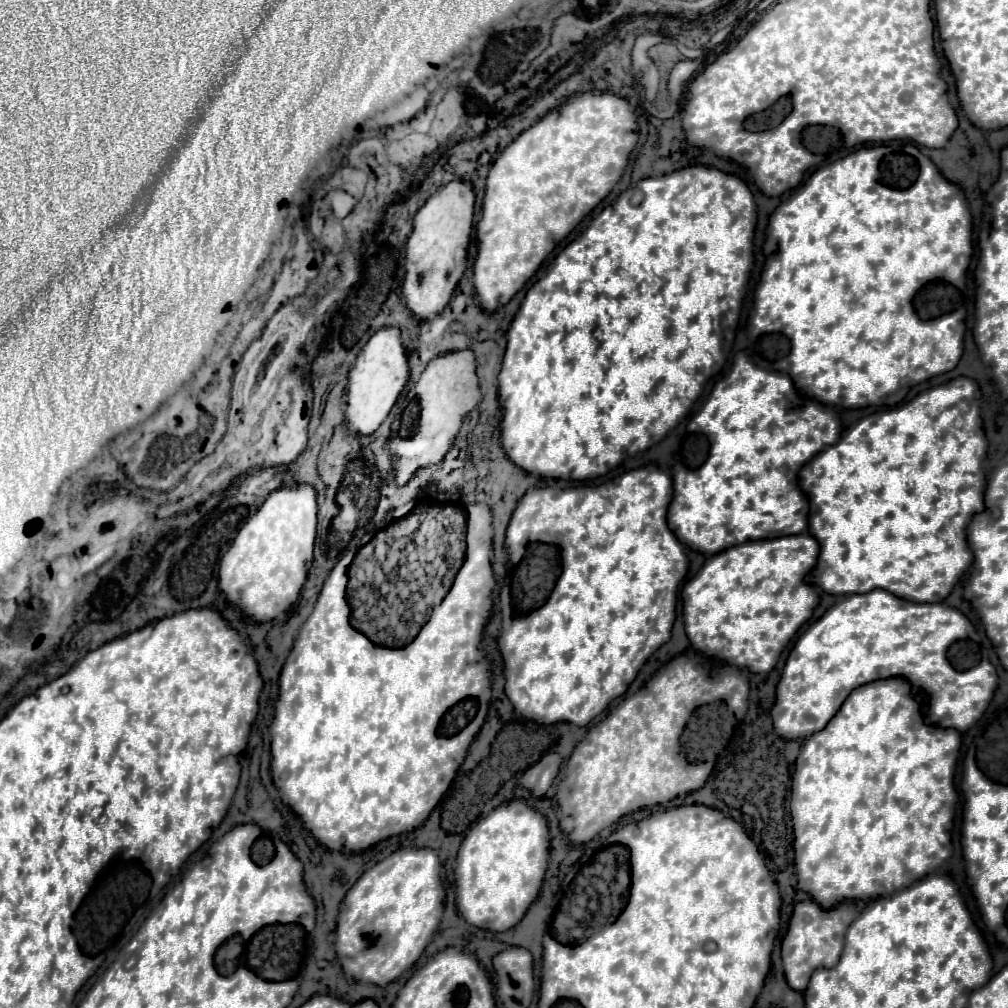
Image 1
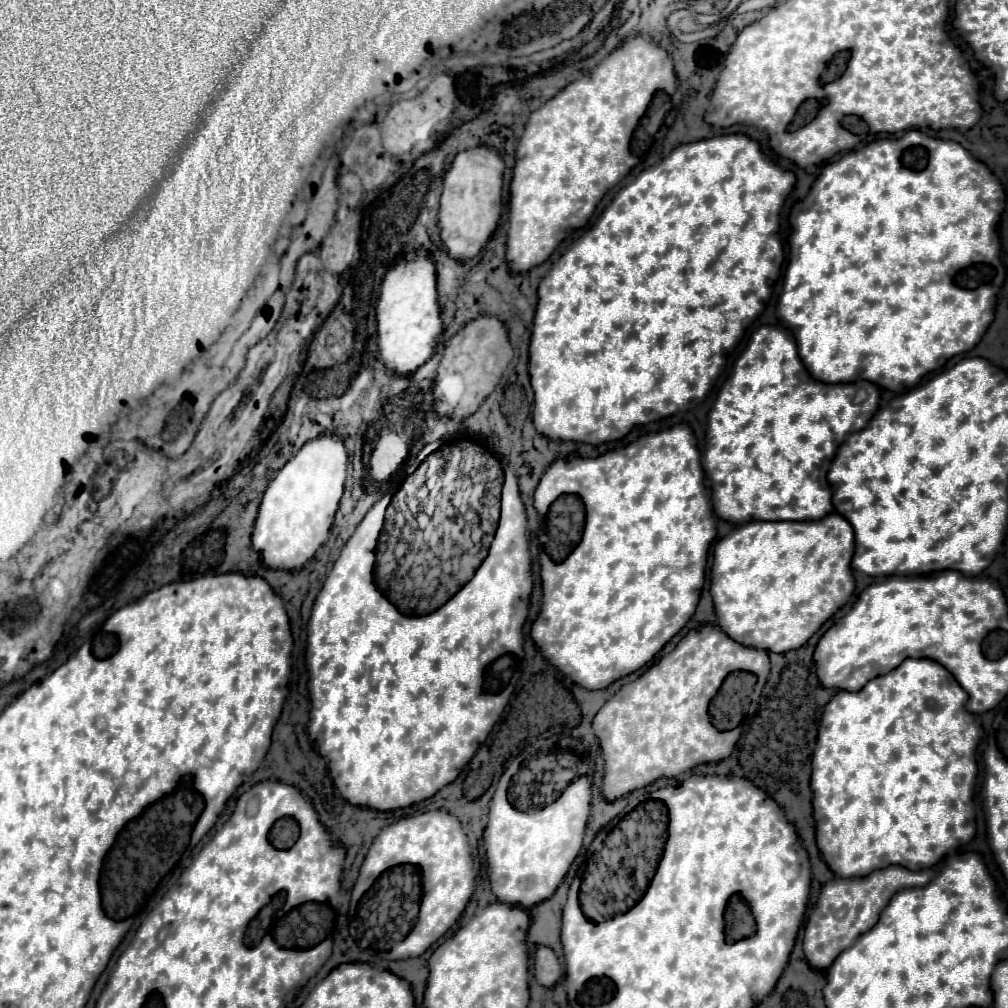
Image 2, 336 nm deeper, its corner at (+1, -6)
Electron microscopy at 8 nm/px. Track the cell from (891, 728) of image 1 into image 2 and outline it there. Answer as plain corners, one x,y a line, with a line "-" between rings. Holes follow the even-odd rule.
905,659
897,669
889,671
887,675
879,675
871,679
859,691
837,691
829,705
825,707
821,729
817,737
817,745
813,751
813,773
811,773
811,789
813,789
813,809
815,809
815,823
817,823
817,847
827,861
827,865
839,877
865,877
875,869
883,869
887,865
903,865
911,871
933,867
938,864
950,851
959,849
970,842
976,834
977,805
974,799
976,777
978,777
977,761
981,754
977,754
977,747
983,739
983,730
977,717
965,709
967,693
955,681
955,677
937,661
931,659

